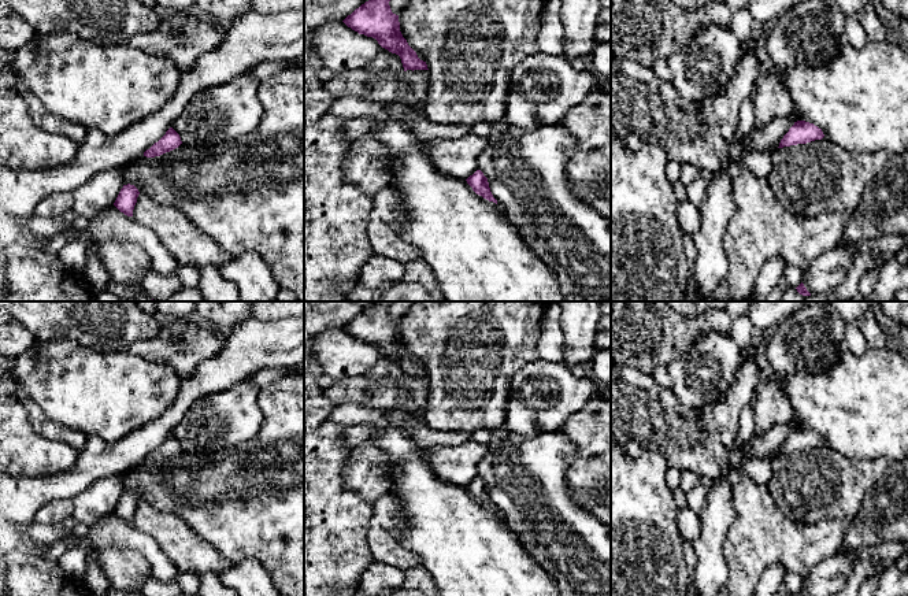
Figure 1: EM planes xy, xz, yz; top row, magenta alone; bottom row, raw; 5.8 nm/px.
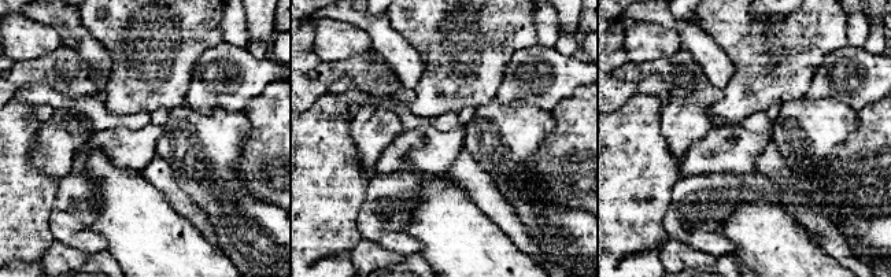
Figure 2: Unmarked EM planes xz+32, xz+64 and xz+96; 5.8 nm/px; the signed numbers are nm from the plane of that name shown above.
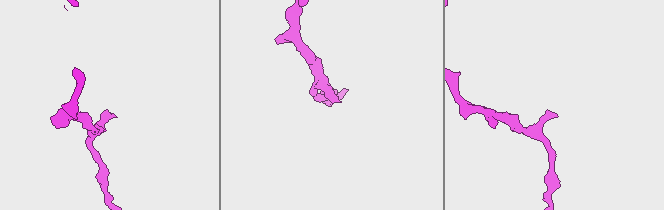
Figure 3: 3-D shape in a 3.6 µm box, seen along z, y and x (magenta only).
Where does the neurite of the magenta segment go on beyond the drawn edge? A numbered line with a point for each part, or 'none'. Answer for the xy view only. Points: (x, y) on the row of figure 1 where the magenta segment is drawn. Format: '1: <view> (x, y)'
none

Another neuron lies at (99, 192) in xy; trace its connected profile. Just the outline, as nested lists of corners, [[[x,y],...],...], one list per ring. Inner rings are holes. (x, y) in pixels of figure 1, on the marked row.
[[[121,169],[94,174],[71,192],[74,197],[73,211],[92,219],[100,210],[114,206],[123,185]]]

